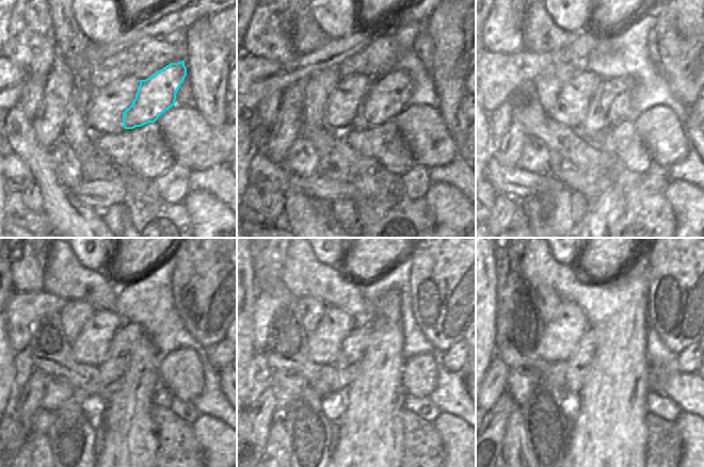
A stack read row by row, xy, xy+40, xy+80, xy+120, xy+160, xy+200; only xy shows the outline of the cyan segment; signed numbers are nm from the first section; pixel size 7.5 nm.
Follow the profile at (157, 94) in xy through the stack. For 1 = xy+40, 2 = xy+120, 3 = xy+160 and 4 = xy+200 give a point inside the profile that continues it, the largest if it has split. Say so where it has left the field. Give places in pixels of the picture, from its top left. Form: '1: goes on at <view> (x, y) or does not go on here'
1: goes on at xy+40 (387, 97)
2: goes on at xy+120 (111, 369)
3: goes on at xy+160 (348, 365)
4: goes on at xy+200 (578, 366)

